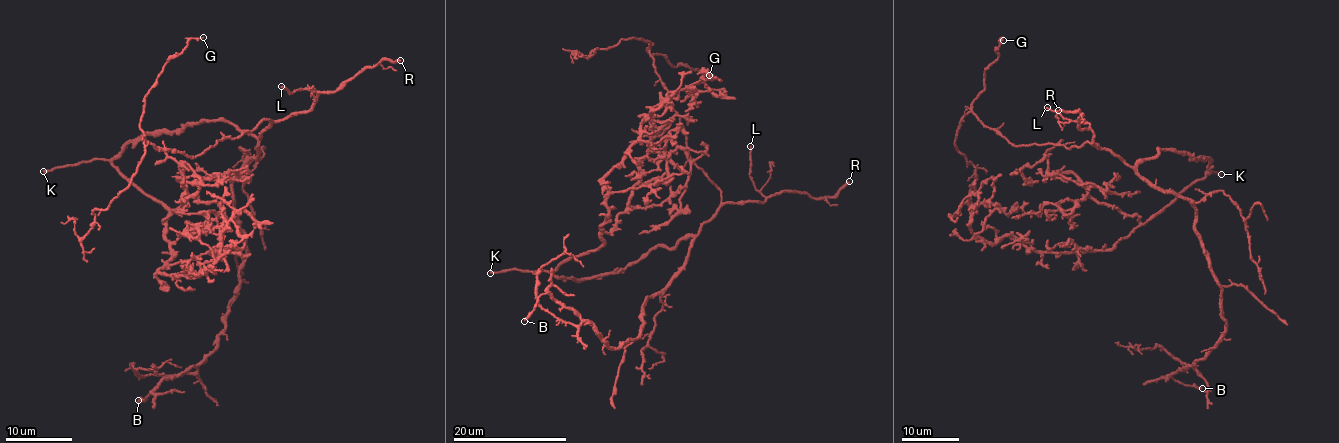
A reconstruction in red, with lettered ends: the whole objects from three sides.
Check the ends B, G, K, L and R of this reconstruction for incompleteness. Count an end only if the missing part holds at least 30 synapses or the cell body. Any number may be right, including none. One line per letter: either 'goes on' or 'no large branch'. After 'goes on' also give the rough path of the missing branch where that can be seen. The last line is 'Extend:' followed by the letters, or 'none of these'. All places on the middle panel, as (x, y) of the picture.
B: no large branch
G: no large branch
K: goes on
L: no large branch
R: goes on; missing branch runs (849, 181), (863, 164), (874, 130), (873, 106), (870, 96), (837, 96), (820, 71)
Extend: K, R

